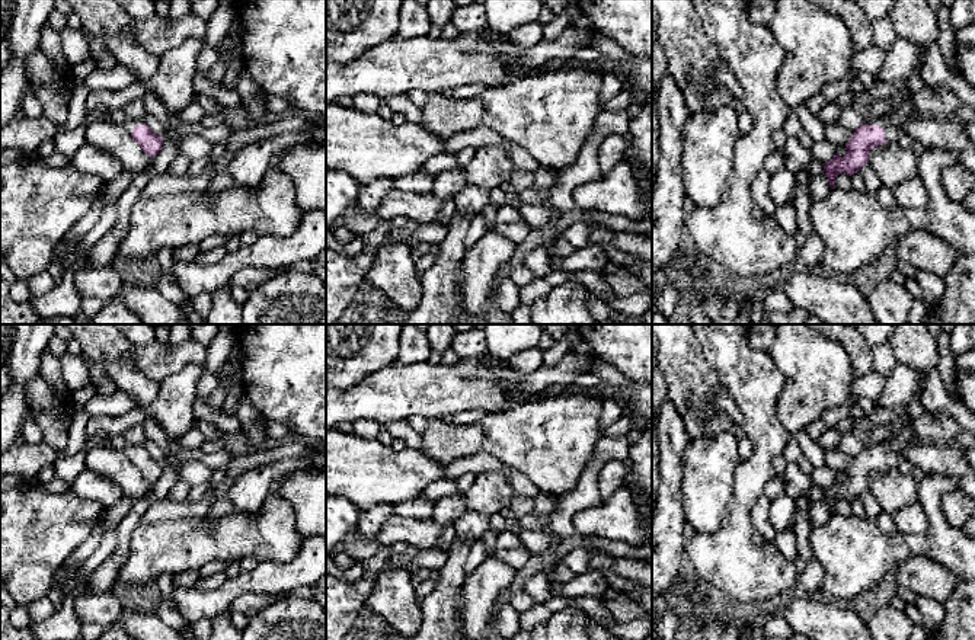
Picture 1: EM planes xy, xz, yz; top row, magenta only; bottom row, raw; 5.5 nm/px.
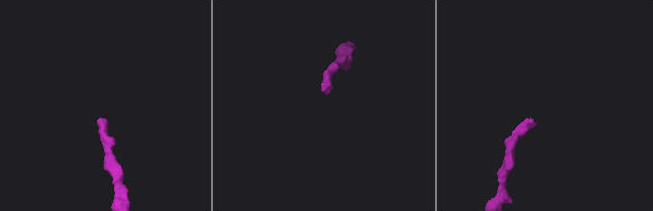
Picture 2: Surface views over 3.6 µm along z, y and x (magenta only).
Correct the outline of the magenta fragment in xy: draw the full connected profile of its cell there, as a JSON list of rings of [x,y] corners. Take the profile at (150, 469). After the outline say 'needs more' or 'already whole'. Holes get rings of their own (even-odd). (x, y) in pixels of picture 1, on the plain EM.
[[[130,445],[125,447],[125,454],[134,464],[134,467],[143,474],[143,477],[156,483],[163,471],[163,463],[156,461],[143,445]]] | needs more

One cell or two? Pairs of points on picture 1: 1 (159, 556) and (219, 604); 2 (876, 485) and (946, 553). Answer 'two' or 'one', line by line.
1: two
2: two

